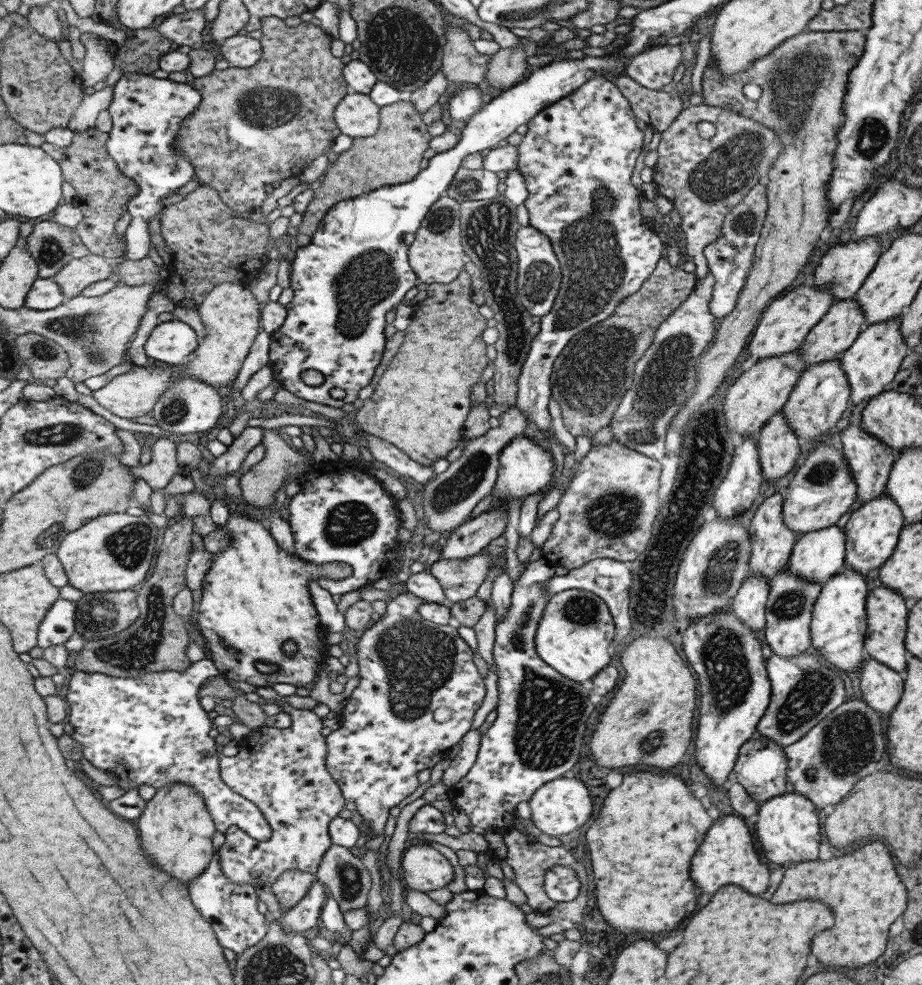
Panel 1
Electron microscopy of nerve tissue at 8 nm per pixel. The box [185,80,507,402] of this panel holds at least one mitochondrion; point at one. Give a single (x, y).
(366, 280)

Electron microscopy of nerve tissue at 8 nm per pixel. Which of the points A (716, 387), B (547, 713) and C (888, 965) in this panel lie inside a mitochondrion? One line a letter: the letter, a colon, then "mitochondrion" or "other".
A: other
B: mitochondrion
C: other

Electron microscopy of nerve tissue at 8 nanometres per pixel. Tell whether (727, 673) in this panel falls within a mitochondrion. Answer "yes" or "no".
yes

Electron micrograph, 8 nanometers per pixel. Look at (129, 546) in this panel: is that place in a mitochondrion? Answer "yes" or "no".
yes

